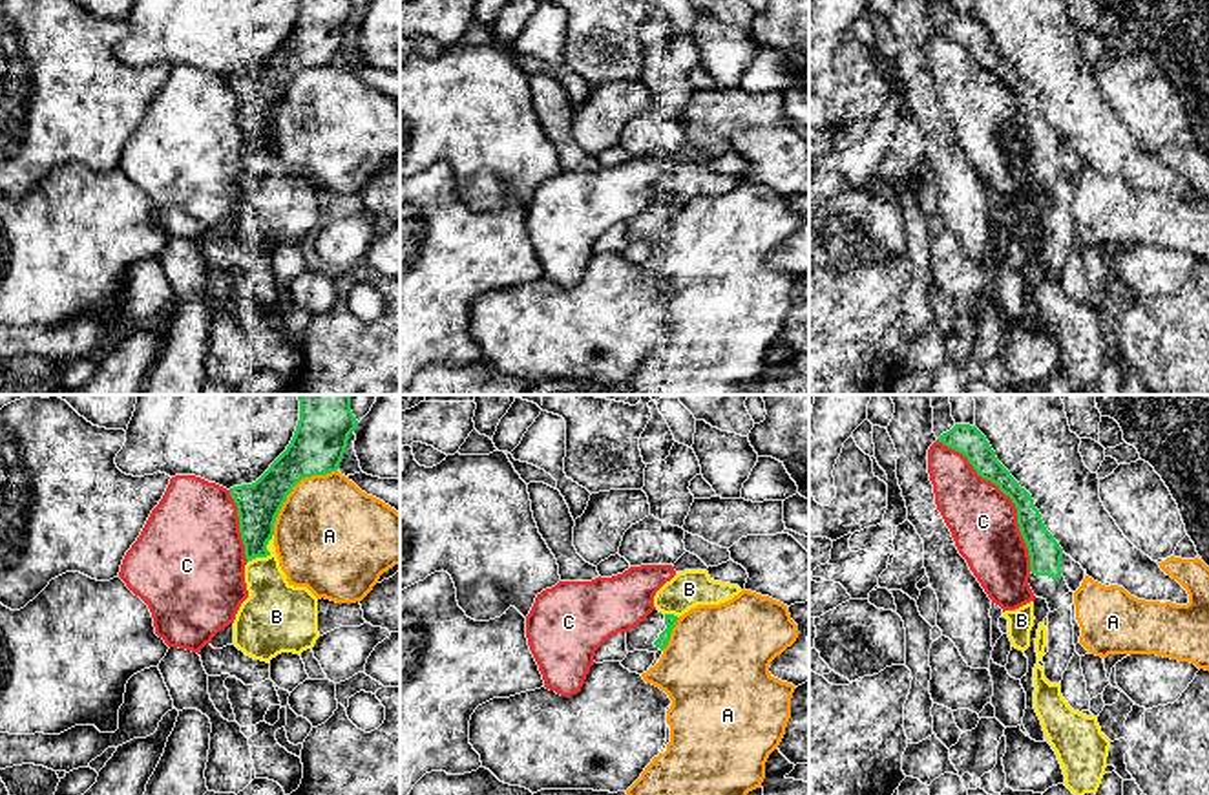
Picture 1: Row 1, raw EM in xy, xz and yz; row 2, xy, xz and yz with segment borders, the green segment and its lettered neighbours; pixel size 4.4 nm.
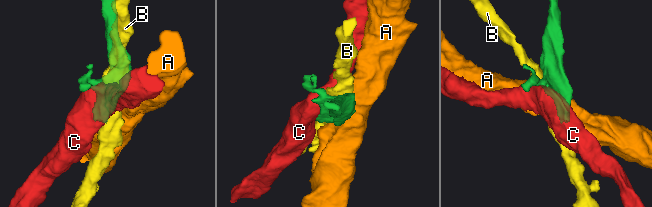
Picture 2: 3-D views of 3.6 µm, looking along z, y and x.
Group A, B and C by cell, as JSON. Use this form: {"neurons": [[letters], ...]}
{"neurons": [["A"], ["B"], ["C"]]}

